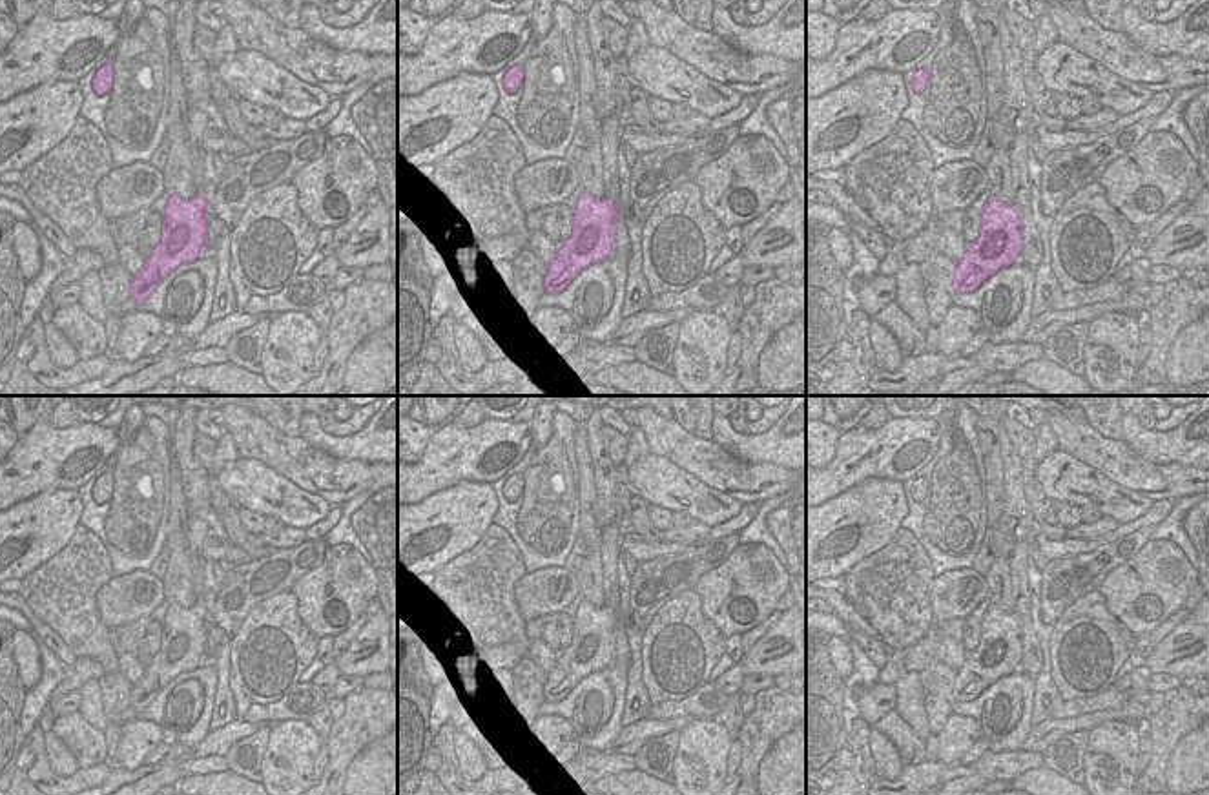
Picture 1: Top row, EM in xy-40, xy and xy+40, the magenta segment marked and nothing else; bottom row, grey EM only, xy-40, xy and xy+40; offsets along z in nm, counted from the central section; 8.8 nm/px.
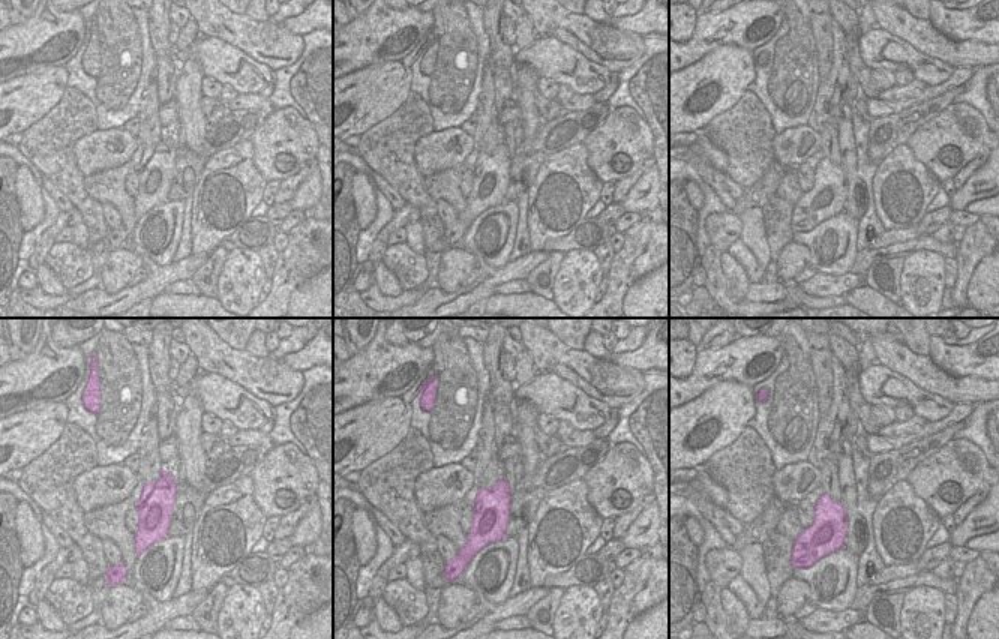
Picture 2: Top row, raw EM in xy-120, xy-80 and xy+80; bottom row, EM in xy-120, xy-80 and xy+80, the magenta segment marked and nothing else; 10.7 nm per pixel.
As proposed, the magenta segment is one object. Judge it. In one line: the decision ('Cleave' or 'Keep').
Keep.

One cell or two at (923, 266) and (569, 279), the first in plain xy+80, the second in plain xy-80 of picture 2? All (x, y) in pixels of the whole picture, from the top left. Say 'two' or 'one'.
one

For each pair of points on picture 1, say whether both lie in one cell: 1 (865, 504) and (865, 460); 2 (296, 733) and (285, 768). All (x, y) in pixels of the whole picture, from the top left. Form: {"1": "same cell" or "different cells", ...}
{"1": "different cells", "2": "same cell"}

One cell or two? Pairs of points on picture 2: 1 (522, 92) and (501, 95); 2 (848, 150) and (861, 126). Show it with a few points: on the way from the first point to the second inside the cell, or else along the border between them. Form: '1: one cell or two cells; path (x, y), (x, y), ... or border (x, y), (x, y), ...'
1: two cells; border (513, 87), (509, 98)
2: two cells; border (851, 120), (857, 173)

